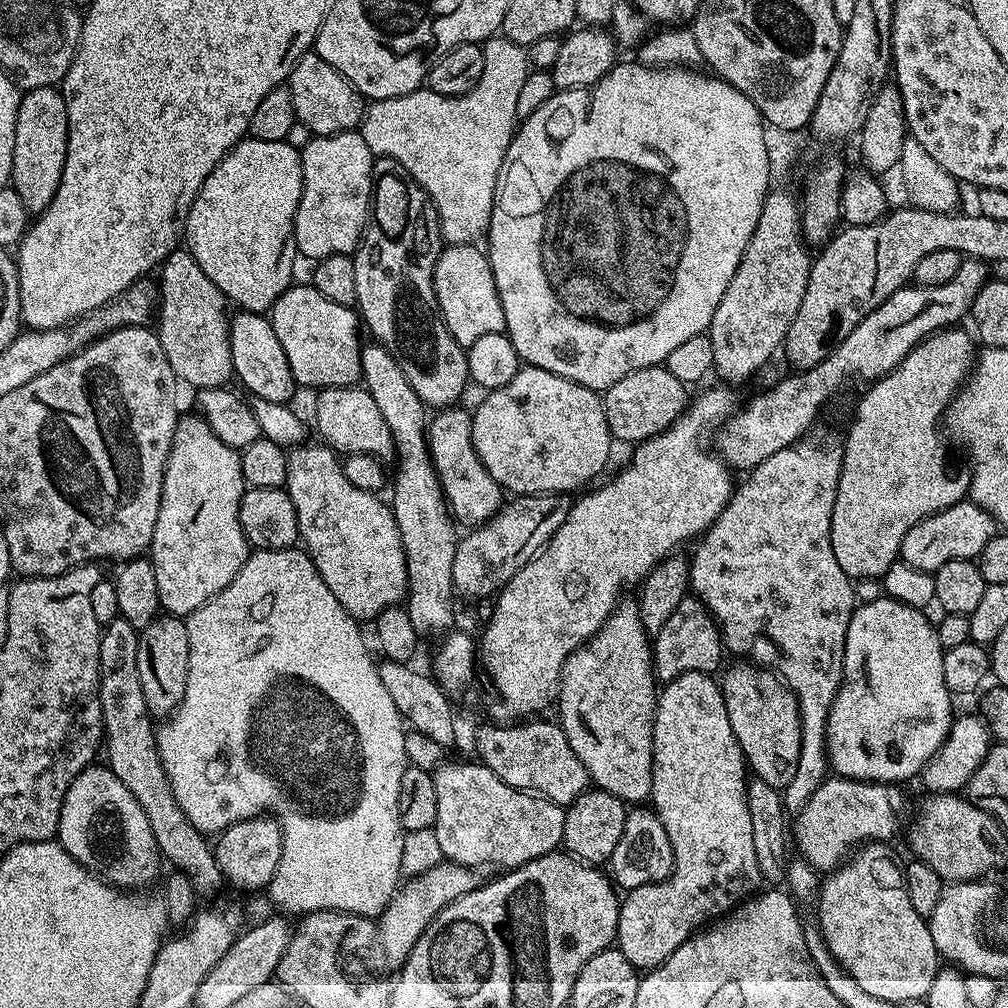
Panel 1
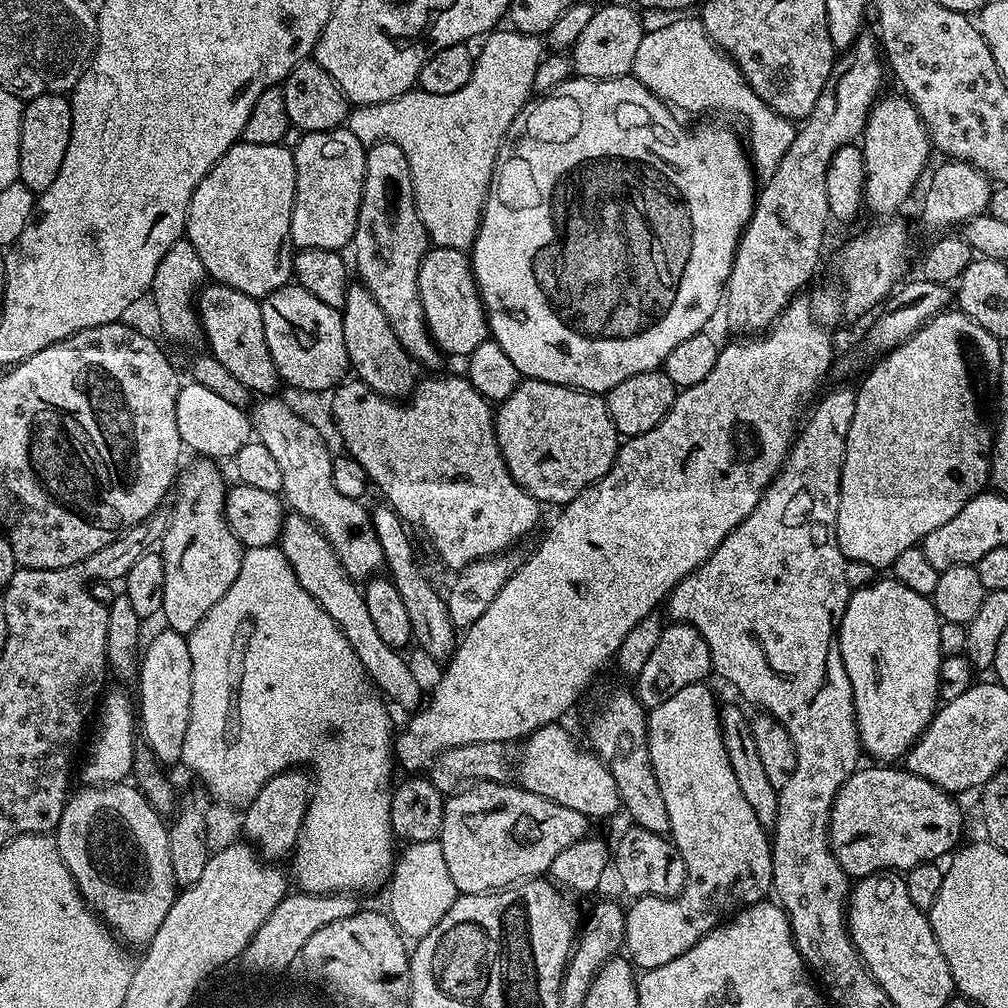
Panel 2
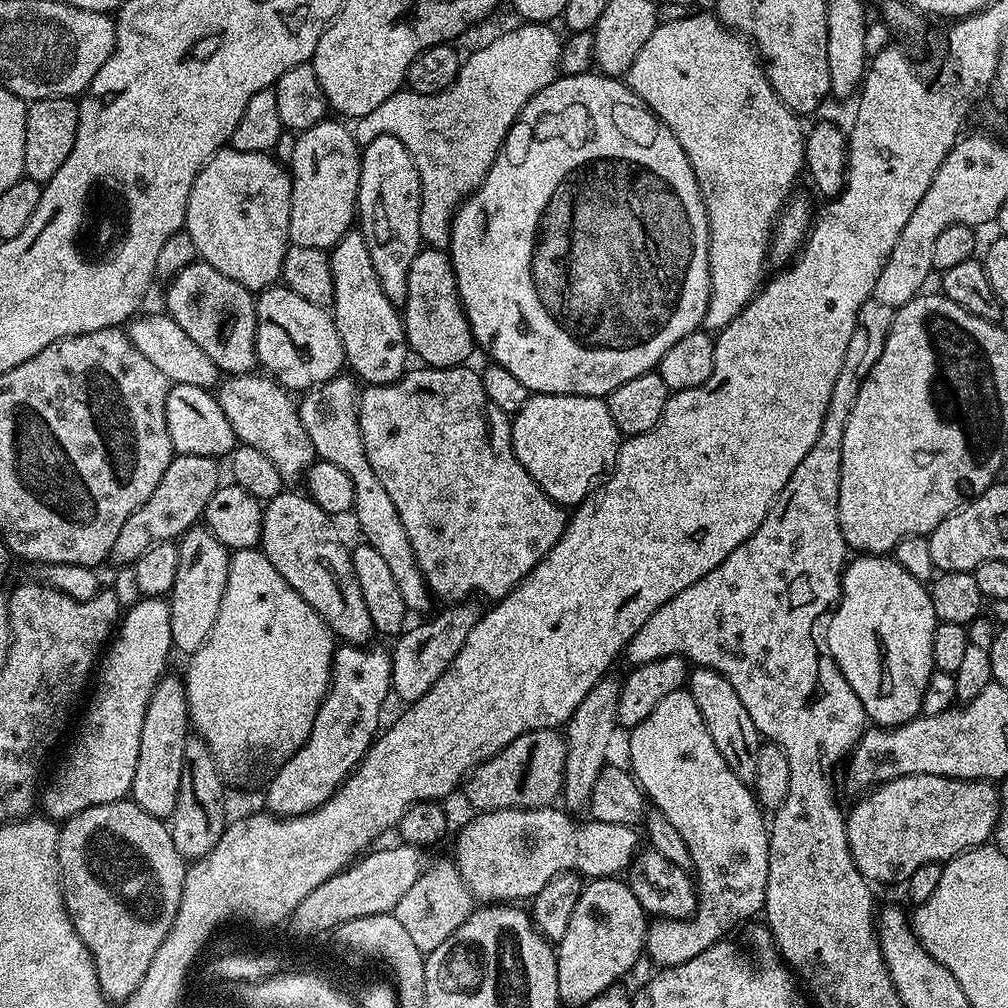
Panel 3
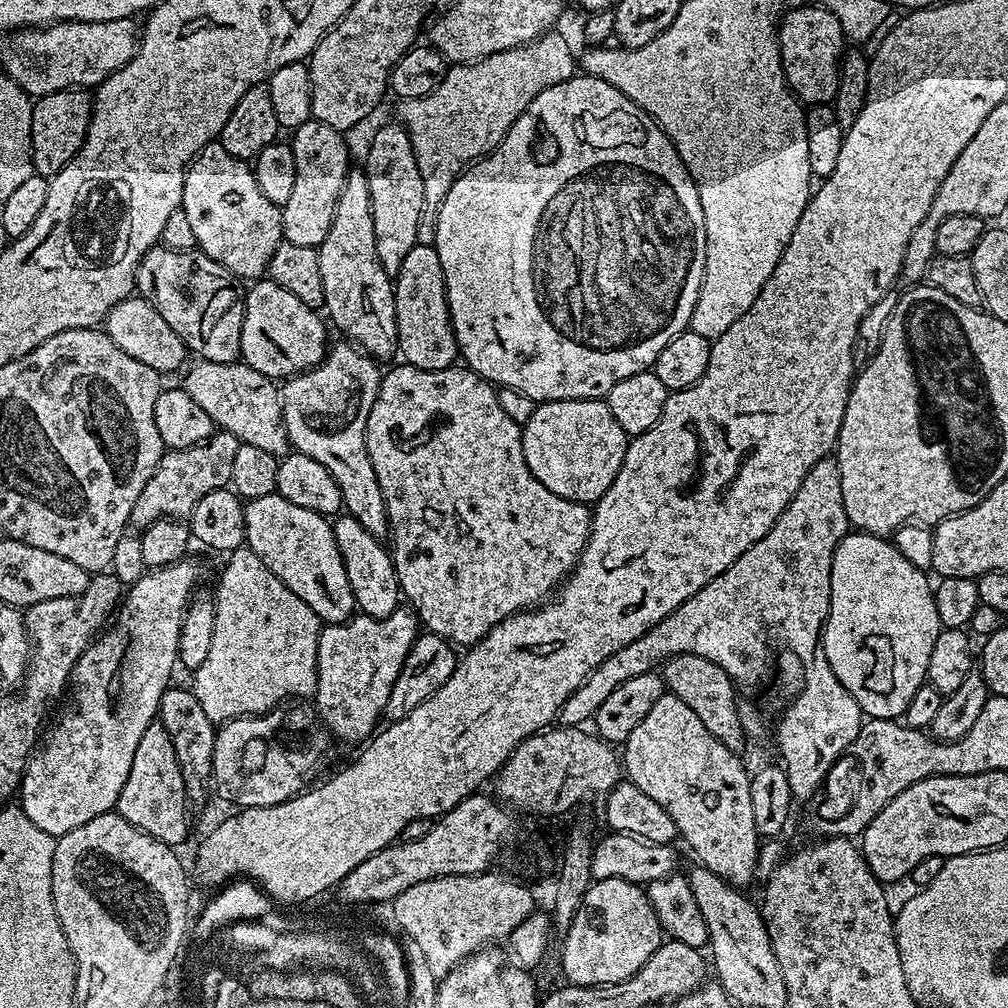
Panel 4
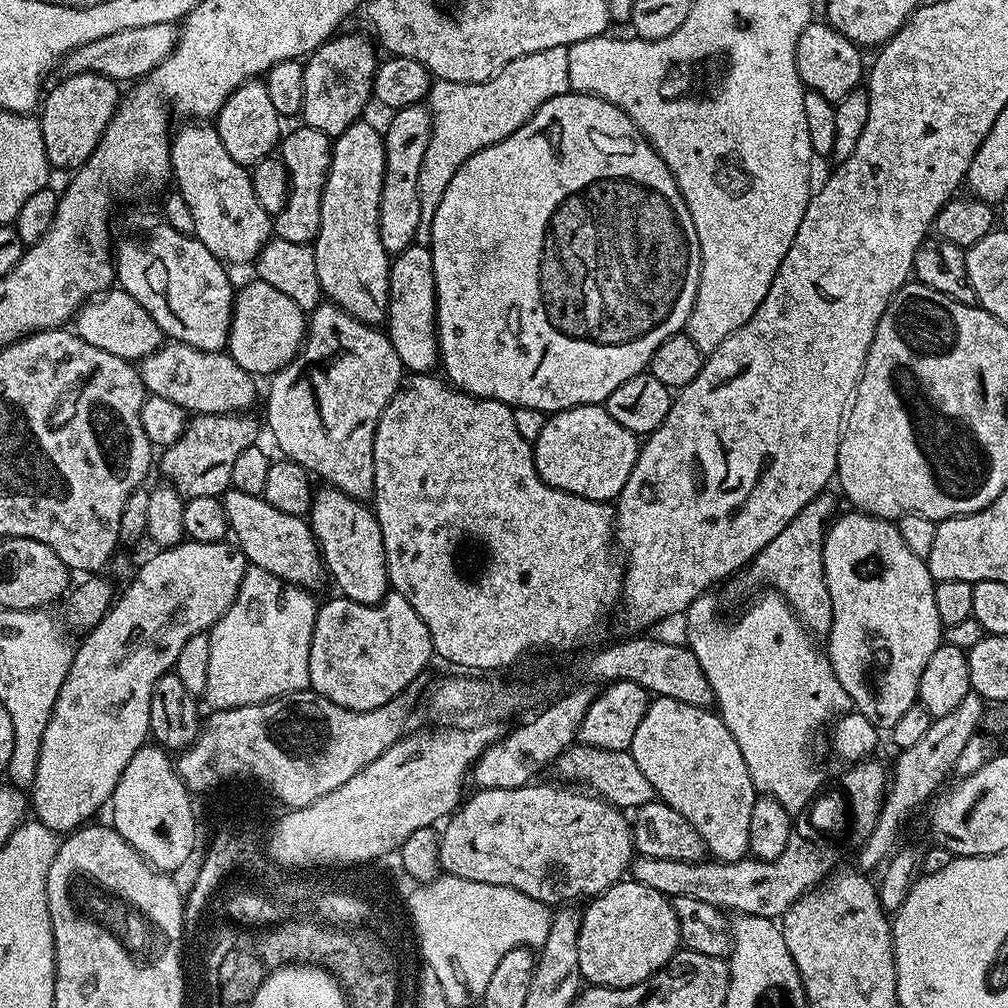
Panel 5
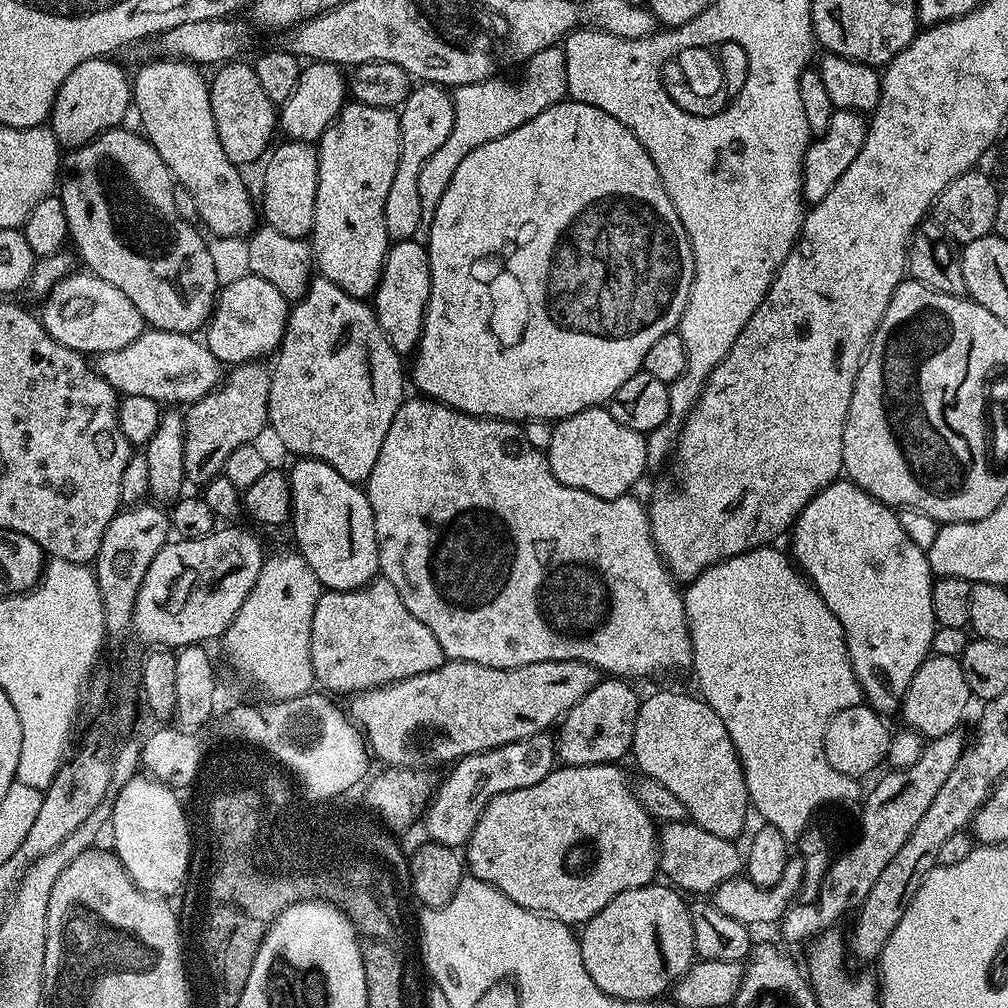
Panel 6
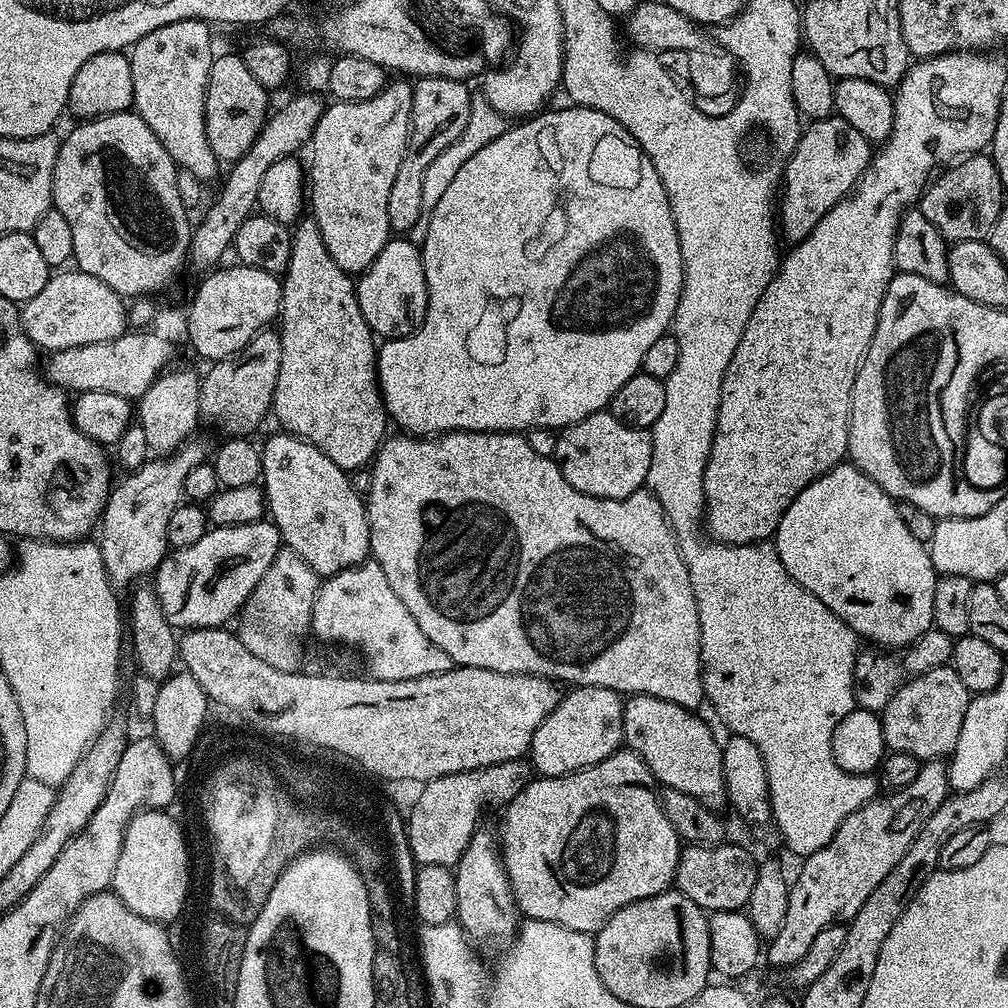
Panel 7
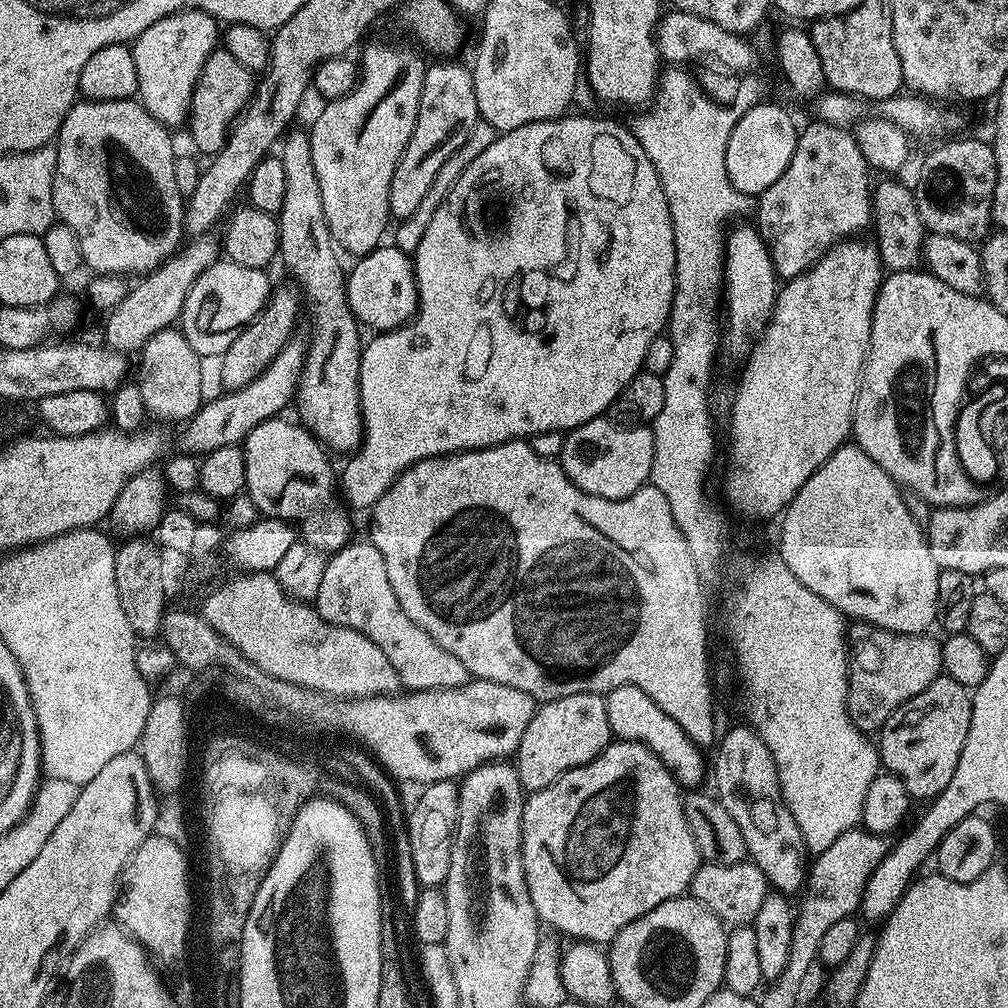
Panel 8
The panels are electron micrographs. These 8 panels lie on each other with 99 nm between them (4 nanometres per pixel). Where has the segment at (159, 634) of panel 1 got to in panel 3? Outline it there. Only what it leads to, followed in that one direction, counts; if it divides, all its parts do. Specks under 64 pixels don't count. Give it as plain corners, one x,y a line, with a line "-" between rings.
165,674
150,694
146,718
142,718
138,766
134,770
134,782
130,793
130,799
138,806
142,806
146,814
161,818
171,817
174,802
178,802
178,786
182,782
182,762
189,735
188,693
184,691
184,680

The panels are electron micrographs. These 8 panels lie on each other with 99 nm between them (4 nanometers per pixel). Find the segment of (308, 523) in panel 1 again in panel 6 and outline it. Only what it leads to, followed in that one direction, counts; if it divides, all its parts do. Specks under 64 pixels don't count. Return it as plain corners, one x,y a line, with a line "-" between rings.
145,330
130,346
95,357
94,367
105,382
124,396
154,398
168,406
187,406
206,398
222,379
220,359
203,339
187,332

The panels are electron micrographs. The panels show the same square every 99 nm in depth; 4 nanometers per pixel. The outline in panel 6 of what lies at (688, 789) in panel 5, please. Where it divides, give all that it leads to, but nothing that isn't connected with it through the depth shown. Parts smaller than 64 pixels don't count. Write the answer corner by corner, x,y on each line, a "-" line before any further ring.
656,692
653,696
644,696
640,701
640,713
632,739
631,755
636,756
636,764
644,771
649,780
662,782
666,790
670,790
686,806
691,823
702,826
702,830
710,830
710,834
718,834
718,838
730,841
744,828
750,816
750,801
746,790
744,766
736,753
734,742
722,726
722,718
714,714
706,701
699,695
687,696
684,692

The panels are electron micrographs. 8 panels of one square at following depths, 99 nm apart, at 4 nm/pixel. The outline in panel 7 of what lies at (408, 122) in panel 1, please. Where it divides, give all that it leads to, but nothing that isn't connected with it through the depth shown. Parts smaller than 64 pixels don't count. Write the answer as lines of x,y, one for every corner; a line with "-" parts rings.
473,95
466,130
462,130
462,134
458,134
458,138
454,138
454,142
450,142
450,146
446,146
446,150
442,150
442,154
438,154
438,158
434,158
434,162
430,162
430,166
426,166
426,174
422,178
422,214
418,214
418,222
414,222
414,226
406,234
410,243
417,246
424,245
426,234
430,230
430,218
434,206
438,206
438,201
442,199
442,194
449,188
450,182
458,175
458,170
462,170
463,164
469,158
474,158
474,154
478,154
478,150
482,150
482,146
490,146
490,142
494,142
494,138
502,138
502,134
509,126
509,117
494,110
494,106
490,106
490,102
484,99
483,95

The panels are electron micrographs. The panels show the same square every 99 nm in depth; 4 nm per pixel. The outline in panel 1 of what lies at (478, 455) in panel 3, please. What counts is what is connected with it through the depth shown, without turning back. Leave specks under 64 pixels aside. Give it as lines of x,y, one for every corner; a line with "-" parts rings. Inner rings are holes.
349,386
346,388
321,388
316,396
316,428
320,431
319,439
329,448
340,454
370,454
381,462
393,459
396,451
396,443
392,440
390,426
386,426
386,418
382,418
378,410
378,402
370,398
368,389
363,386
-
449,406
443,410
437,411
436,416
431,417
430,423
426,428
428,437
428,450
432,453
432,465
436,468
436,477
440,480
440,485
444,487
444,498
448,502
448,507
454,517
457,525
475,526
485,524
494,513
500,511
502,507
502,489
498,482
490,476
490,470
482,466
478,454
474,450
472,441
472,412
469,409
460,408
461,406

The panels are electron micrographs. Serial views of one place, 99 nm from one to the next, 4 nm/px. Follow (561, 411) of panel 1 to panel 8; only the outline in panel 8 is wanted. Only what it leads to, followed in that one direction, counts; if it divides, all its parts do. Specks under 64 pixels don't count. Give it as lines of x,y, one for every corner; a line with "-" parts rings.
601,418
571,429
565,435
564,449
558,458
558,463
563,466
564,473
572,479
574,486
578,486
586,494
607,500
621,500
633,496
639,488
649,483
655,449
651,427
623,428
621,424
615,424
610,418

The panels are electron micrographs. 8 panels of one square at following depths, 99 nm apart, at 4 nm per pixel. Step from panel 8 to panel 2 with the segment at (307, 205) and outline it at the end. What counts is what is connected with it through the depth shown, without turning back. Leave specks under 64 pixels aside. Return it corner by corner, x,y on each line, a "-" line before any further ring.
391,506
383,507
371,509
372,529
378,538
378,546
382,546
384,555
382,564
386,569
386,575
398,590
406,611
410,613
413,641
417,645
420,643
421,650
430,659
440,660
439,662
447,661
458,643
458,630
452,624
448,613
448,601
442,592
428,581
427,574
420,569
420,560
416,557
416,550
412,546
413,533
409,525
405,524
402,517

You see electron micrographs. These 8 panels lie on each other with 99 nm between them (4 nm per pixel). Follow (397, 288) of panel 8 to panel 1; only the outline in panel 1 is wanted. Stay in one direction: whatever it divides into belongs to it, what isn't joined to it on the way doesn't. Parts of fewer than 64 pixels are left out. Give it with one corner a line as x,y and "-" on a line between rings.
476,244
447,245
436,258
432,285
444,324
461,348
466,350
485,334
505,331
502,302
483,247

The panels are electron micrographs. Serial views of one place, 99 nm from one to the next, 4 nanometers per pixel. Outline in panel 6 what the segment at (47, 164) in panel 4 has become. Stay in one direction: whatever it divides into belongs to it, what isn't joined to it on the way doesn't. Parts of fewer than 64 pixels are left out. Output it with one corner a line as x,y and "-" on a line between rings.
98,54
93,60
81,60
78,66
74,66
70,70
70,74
65,75
66,82
62,82
62,86
54,98
50,117
52,133
56,135
56,141
60,144
61,149
80,148
83,144
88,144
94,138
98,138
102,133
110,131
111,128
121,127
125,123
124,115
133,107
132,85
129,73
127,76
112,60
115,59
105,58

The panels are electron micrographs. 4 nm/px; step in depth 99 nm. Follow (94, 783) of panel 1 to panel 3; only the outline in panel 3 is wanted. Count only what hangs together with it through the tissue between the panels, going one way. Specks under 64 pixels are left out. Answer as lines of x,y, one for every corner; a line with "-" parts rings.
130,798
106,802
102,806
90,806
78,814
74,814
69,820
63,821
59,825
59,829
58,866
60,867
60,888
64,891
64,909
68,912
76,936
82,938
82,942
88,947
88,952
96,967
96,977
100,983
100,989
109,1001
122,1002
130,993
136,991
146,970
150,970
150,962
154,962
154,954
158,950
158,946
162,946
162,942
174,922
174,914
178,914
178,902
182,898
186,861
178,854
178,850
174,850
171,827
161,817
146,814
146,810
142,810
142,806
138,806

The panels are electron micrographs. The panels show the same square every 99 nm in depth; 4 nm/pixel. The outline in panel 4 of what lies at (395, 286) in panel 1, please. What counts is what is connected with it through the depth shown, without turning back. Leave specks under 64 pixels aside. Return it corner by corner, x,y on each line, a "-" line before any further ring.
384,124
373,134
362,170
368,175
370,186
370,206
374,214
374,246
378,250
378,262
382,262
389,274
395,274
402,266
406,254
410,254
410,250
417,244
420,216
424,212
422,174
418,174
414,146
403,124

